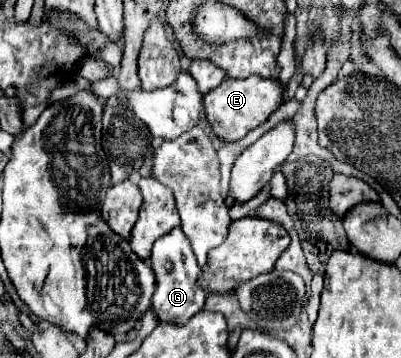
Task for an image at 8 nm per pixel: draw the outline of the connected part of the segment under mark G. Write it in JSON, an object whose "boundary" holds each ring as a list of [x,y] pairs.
{"boundary":[[[175,227],[163,239],[155,241],[153,253],[149,257],[149,265],[157,279],[157,289],[153,293],[153,309],[161,321],[187,323],[195,313],[199,313],[203,309],[207,293],[199,285],[201,269],[197,267],[195,255],[191,251],[191,241],[183,235],[181,227]]]}

